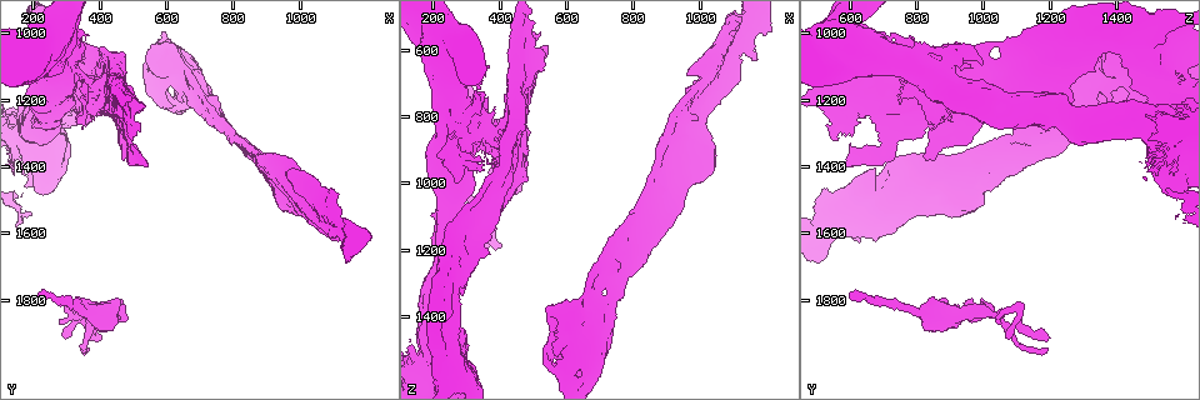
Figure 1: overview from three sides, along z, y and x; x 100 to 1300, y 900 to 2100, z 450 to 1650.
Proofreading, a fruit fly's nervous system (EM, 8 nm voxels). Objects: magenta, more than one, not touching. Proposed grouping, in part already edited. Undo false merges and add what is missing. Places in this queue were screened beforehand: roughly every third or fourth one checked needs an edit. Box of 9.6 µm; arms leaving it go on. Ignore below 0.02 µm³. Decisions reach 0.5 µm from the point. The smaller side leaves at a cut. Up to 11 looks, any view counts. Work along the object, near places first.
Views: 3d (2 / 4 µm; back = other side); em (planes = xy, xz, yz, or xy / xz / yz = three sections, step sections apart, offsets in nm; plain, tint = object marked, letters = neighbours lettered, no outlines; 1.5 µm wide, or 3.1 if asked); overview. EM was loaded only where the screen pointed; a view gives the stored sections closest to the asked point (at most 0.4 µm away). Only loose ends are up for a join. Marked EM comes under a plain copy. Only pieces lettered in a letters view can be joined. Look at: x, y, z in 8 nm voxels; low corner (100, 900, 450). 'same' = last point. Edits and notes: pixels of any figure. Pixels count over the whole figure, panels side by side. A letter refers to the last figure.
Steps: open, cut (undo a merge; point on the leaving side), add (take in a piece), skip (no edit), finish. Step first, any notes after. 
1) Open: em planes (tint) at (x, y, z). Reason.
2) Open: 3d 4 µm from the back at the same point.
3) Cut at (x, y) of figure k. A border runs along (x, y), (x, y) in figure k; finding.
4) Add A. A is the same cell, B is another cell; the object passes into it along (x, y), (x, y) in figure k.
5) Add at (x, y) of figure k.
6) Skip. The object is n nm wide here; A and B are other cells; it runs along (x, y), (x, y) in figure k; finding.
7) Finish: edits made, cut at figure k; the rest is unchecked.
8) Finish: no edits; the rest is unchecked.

Open: 3d 4 µm at (700, 1190, 1290). Thick turns thin.

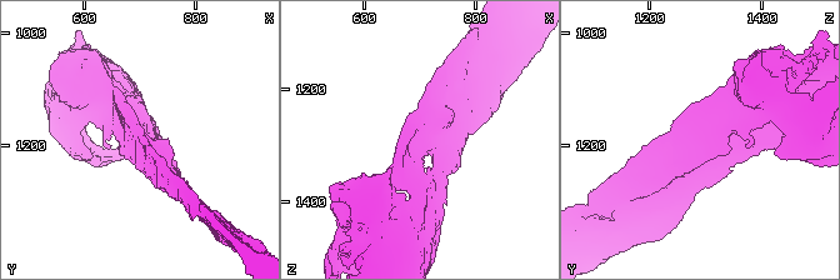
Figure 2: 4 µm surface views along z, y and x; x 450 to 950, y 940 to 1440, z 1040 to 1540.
Open: em xy step 8 (tint) at (695, 1200, 1295). Now the EM.

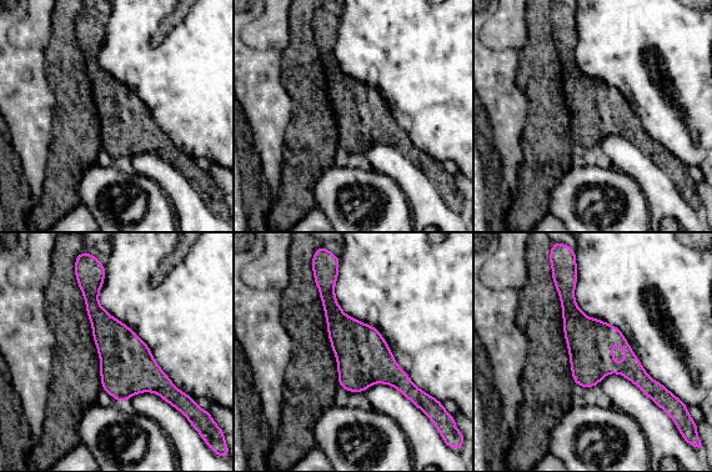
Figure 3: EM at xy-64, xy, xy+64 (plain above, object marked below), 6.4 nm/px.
Open: em planes (letters) at the same point.

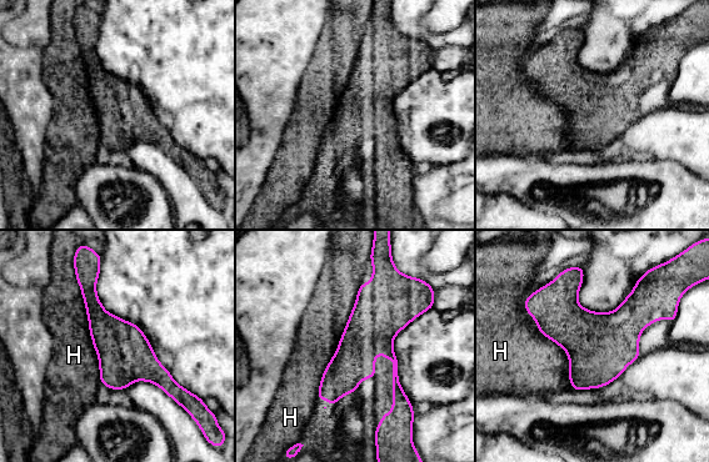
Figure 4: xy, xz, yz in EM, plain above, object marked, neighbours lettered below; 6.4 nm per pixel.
Skip. H is another cell; a border runs along (360, 284), (315, 397) in figure 4; one neuron here.

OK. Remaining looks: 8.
Open: 3d 4 µm at (820, 1320, 1070). Closes a loop.

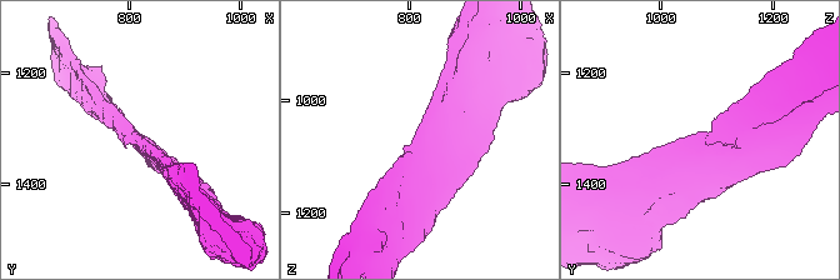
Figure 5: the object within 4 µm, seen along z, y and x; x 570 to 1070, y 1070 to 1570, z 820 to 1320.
Open: em planes (letters) at (825, 1335, 1080). Shape alone is not enough.

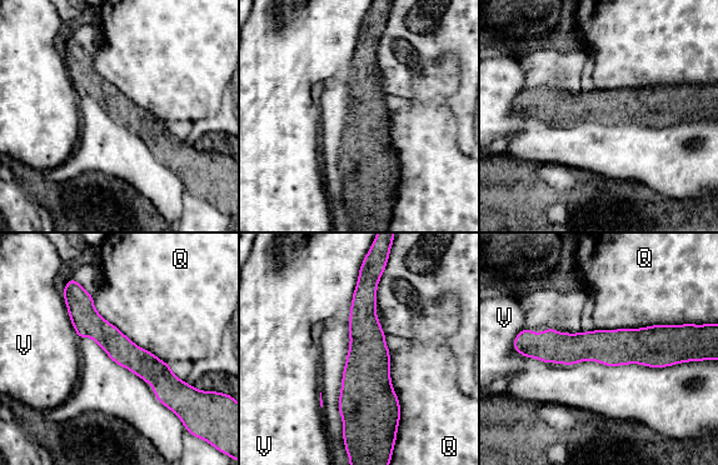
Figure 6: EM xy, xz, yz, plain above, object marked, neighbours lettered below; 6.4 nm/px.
Skip. The object is 220 nm wide here; Q and V are other cells; a border runs along (91, 295), (108, 321), (169, 366) in figure 6; continuous, no second neuron.

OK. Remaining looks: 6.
Open: em yz step 4 (tint) at (210, 1800, 610). Tapers out.

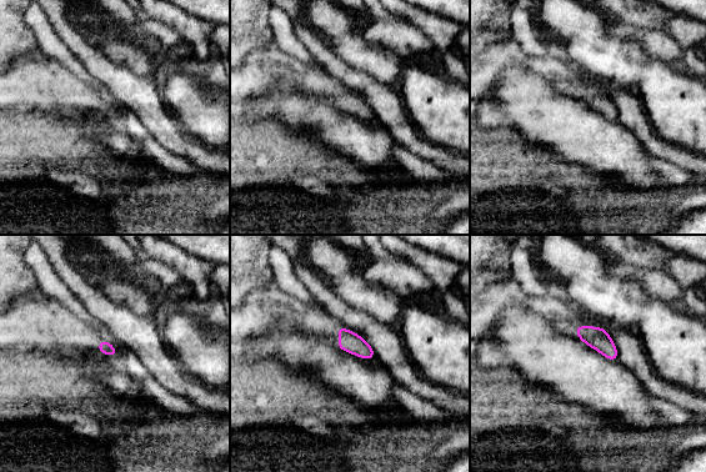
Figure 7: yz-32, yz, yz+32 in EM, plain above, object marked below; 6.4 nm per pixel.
Open: em yz step 4 (letters) at the same point. What lies round it.

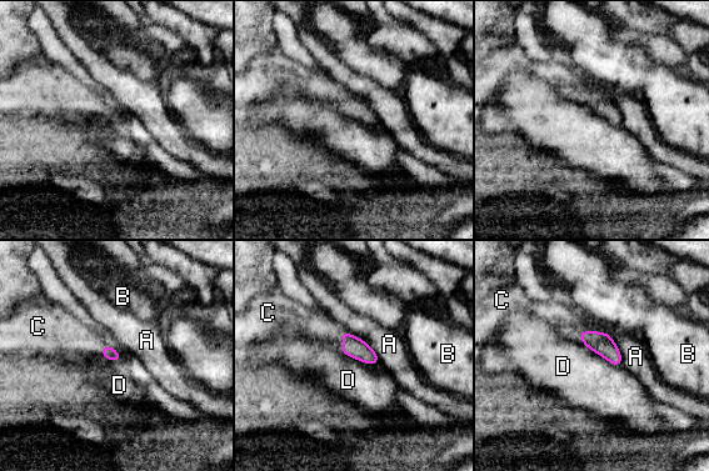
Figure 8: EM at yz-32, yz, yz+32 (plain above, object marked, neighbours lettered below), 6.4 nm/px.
Add at (318, 334) of figure 8. C is the same cell, A, B and D are other cells; the object passes into it along (355, 347), (344, 344), (318, 334) in figure 8; the neuron continues.

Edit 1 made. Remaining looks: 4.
Open: 3d 4 µm at (360, 1830, 810). Calibre changes.

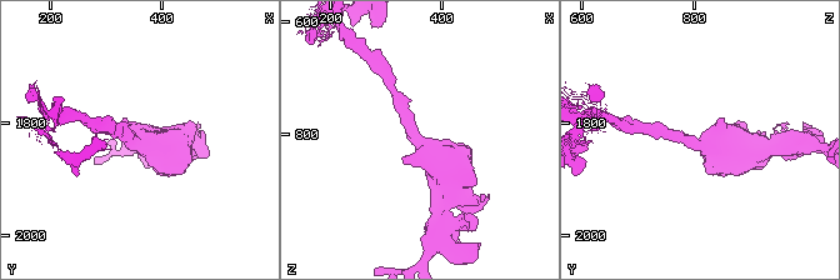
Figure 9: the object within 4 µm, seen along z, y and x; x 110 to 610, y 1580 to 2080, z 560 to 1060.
Open: em planes (letters) at (355, 1830, 810).

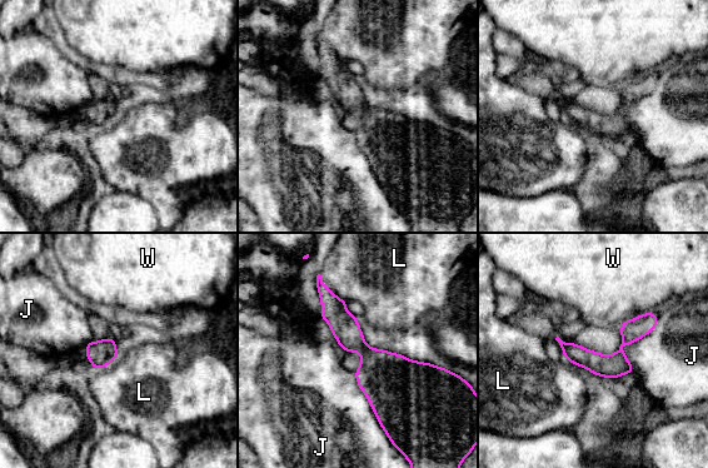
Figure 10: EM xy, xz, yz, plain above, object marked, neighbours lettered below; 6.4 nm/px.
Skip. J, L and W are other cells; it runs along (654, 317), (612, 359), (567, 354) in figure 10; one neuron here.

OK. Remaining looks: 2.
Finish: edits made, add at figure 8; the rest is unchecked.

